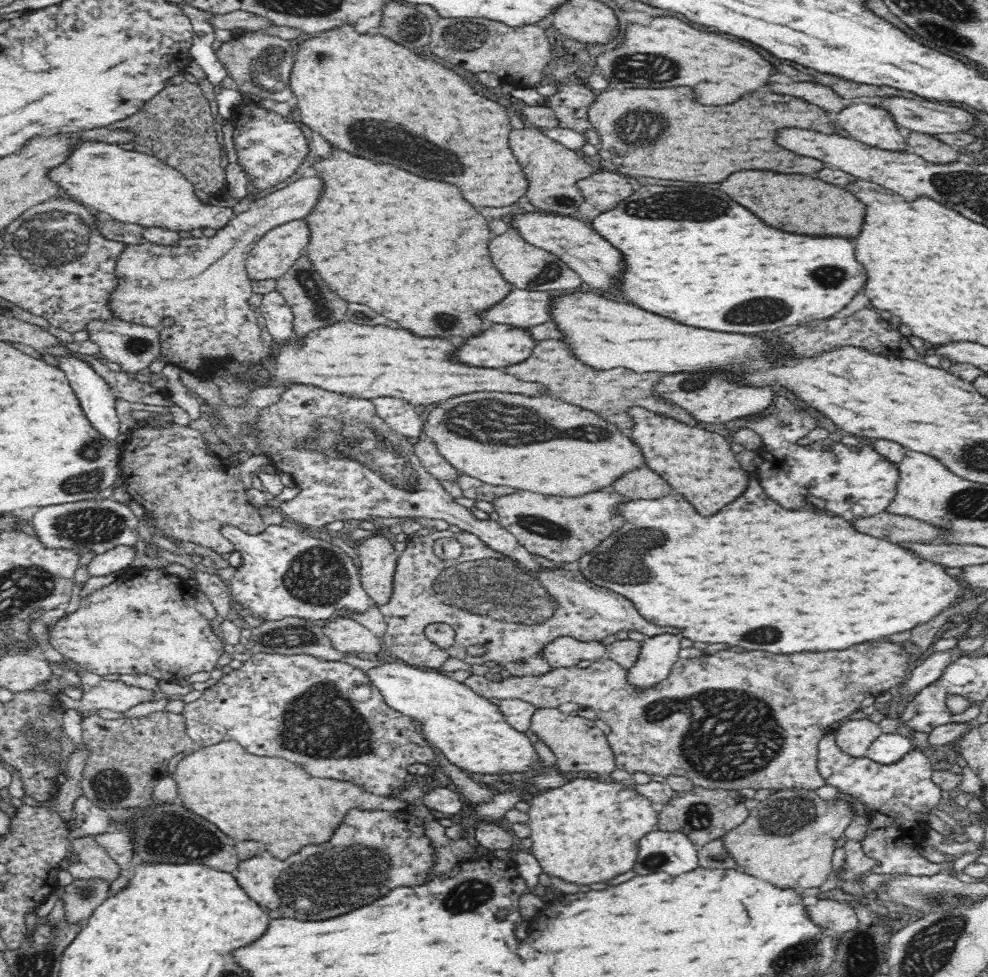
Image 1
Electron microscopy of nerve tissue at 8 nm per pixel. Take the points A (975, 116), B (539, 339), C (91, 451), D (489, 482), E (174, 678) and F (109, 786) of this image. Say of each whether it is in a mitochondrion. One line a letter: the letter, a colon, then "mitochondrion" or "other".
A: other
B: other
C: mitochondrion
D: other
E: other
F: mitochondrion

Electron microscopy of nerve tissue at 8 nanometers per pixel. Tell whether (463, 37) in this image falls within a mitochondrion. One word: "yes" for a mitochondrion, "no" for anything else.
yes

